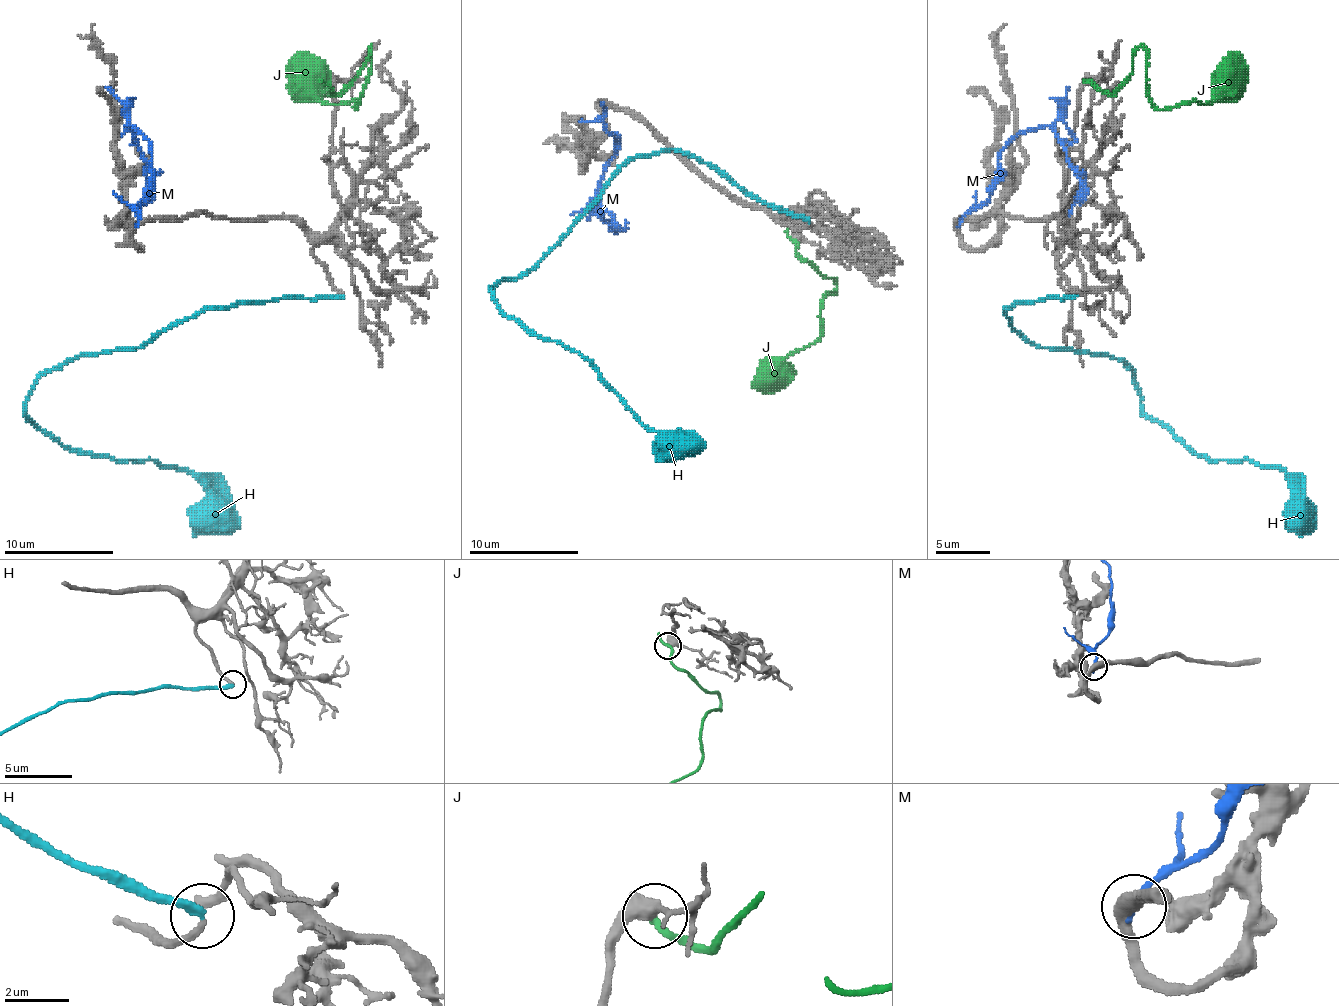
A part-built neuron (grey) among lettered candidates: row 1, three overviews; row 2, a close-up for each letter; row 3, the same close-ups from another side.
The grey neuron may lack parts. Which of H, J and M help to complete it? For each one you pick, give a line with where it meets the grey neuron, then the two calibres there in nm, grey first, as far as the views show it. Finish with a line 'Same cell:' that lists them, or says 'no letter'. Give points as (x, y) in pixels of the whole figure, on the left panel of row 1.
H: meets grey at (343, 295); 140 nm thick on the grey side, 260 nm on the other
Same cell: H

